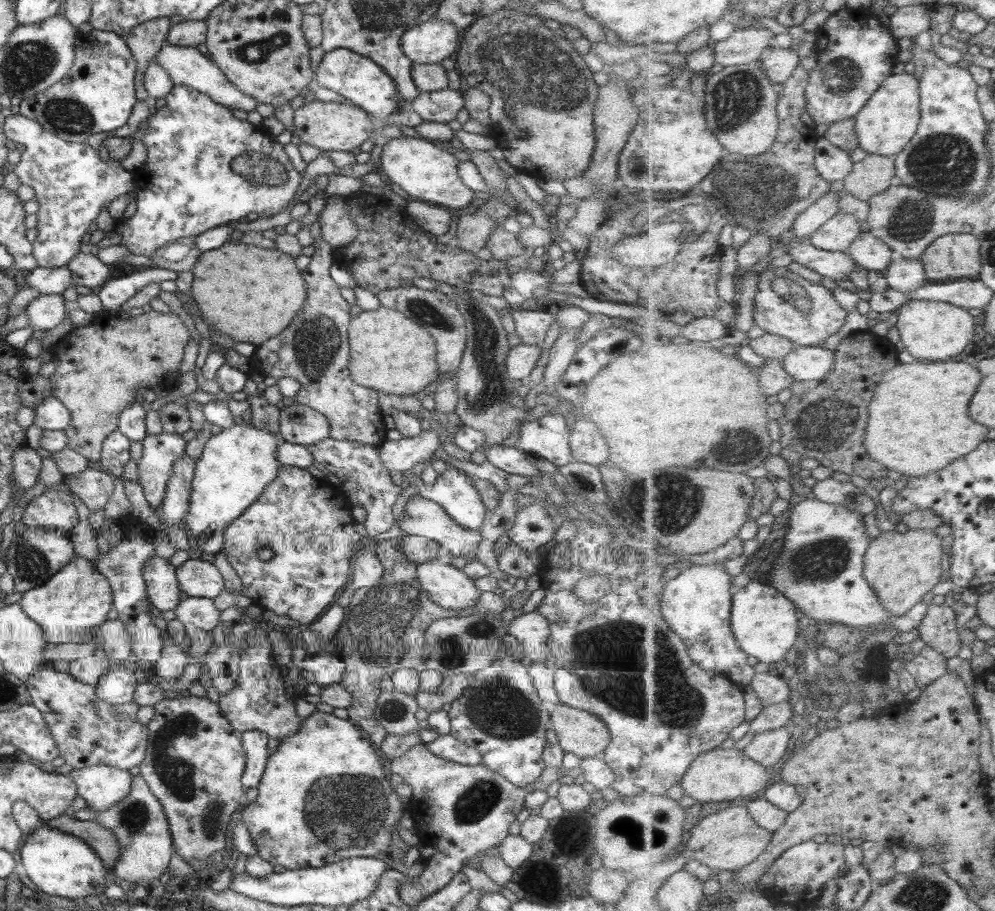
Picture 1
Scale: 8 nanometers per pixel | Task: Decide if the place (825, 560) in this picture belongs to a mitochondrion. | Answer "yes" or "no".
yes

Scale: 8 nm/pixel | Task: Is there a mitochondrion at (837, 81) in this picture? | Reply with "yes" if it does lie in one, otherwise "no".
yes

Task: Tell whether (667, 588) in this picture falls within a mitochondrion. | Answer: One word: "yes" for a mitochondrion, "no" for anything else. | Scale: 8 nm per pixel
no

